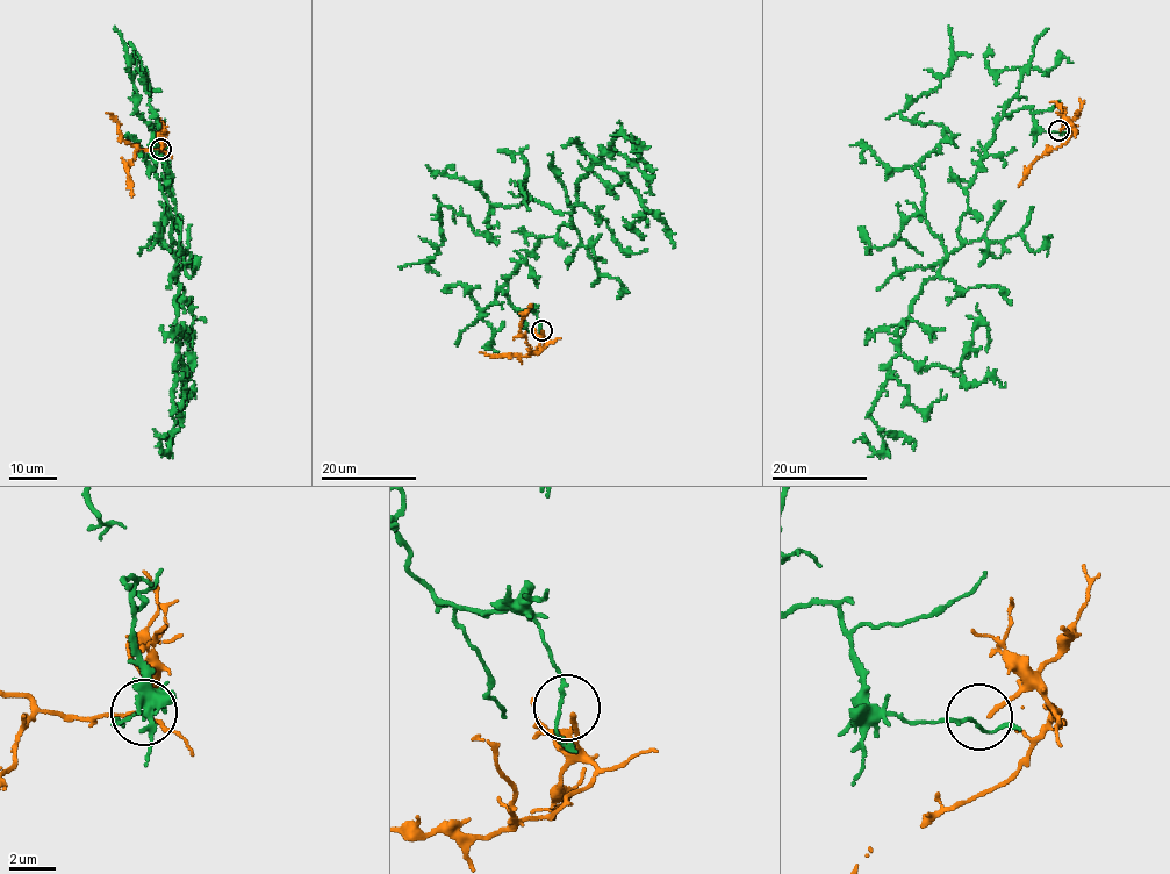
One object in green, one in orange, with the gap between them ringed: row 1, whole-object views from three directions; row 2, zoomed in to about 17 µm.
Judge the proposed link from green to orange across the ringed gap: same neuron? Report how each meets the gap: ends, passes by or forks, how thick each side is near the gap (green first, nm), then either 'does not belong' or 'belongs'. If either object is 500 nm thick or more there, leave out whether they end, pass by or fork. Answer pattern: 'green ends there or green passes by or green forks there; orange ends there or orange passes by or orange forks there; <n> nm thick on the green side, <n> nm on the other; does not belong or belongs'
green passes by; orange ends there; 140 nm thick on the green side, 200 nm on the other; does not belong

